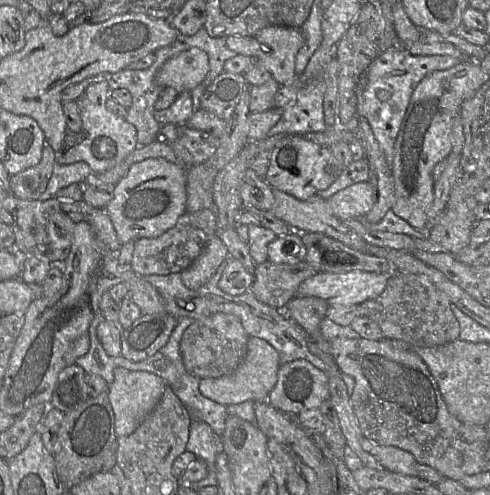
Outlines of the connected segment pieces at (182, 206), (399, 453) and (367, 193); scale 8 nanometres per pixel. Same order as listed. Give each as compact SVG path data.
M148 158L133 163L127 174L115 184L114 196L104 207L115 227L121 244L138 238L154 238L175 226L178 219L186 212L187 167L172 163L164 158Z
M364 436L361 438L362 448L374 456L383 468L410 476L416 476L417 461L408 451L395 446L378 444Z
M369 181L355 183L329 197L327 203L341 221L365 217L373 207L374 190Z

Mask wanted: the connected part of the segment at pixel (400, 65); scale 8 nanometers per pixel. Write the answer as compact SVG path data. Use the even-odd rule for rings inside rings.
M392 47L381 53L365 72L364 87L356 88L356 116L357 118L366 119L369 123L390 168L394 159L395 141L413 91L428 74L435 71L447 70L456 66L461 61L461 59L447 55L412 55L404 47ZM381 90L389 92L391 97L386 101L381 101L378 97L378 93Z

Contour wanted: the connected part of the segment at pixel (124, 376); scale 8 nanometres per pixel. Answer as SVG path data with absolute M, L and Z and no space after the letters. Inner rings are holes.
M123 367L114 370L114 380L108 386L109 401L115 416L118 437L133 433L158 404L166 383L157 375L146 371L131 371Z

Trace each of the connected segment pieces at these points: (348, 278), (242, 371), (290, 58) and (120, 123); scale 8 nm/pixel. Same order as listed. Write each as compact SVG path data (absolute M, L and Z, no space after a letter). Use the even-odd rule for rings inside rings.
M366 271L318 272L299 285L296 297L315 296L329 305L360 305L381 295L388 278L386 273Z
M250 336L247 353L239 367L231 374L219 378L202 378L199 381L200 393L224 406L245 401L265 401L277 382L280 358L277 350L266 340Z
M267 26L254 37L258 42L258 55L254 63L263 66L280 86L296 82L296 55L304 44L301 28Z
M106 80L90 84L76 100L82 129L79 132L67 130L61 150L56 155L56 161L61 164L71 164L78 161L86 162L93 172L104 172L116 166L137 148L136 130L124 118L117 116L106 107L110 87Z

